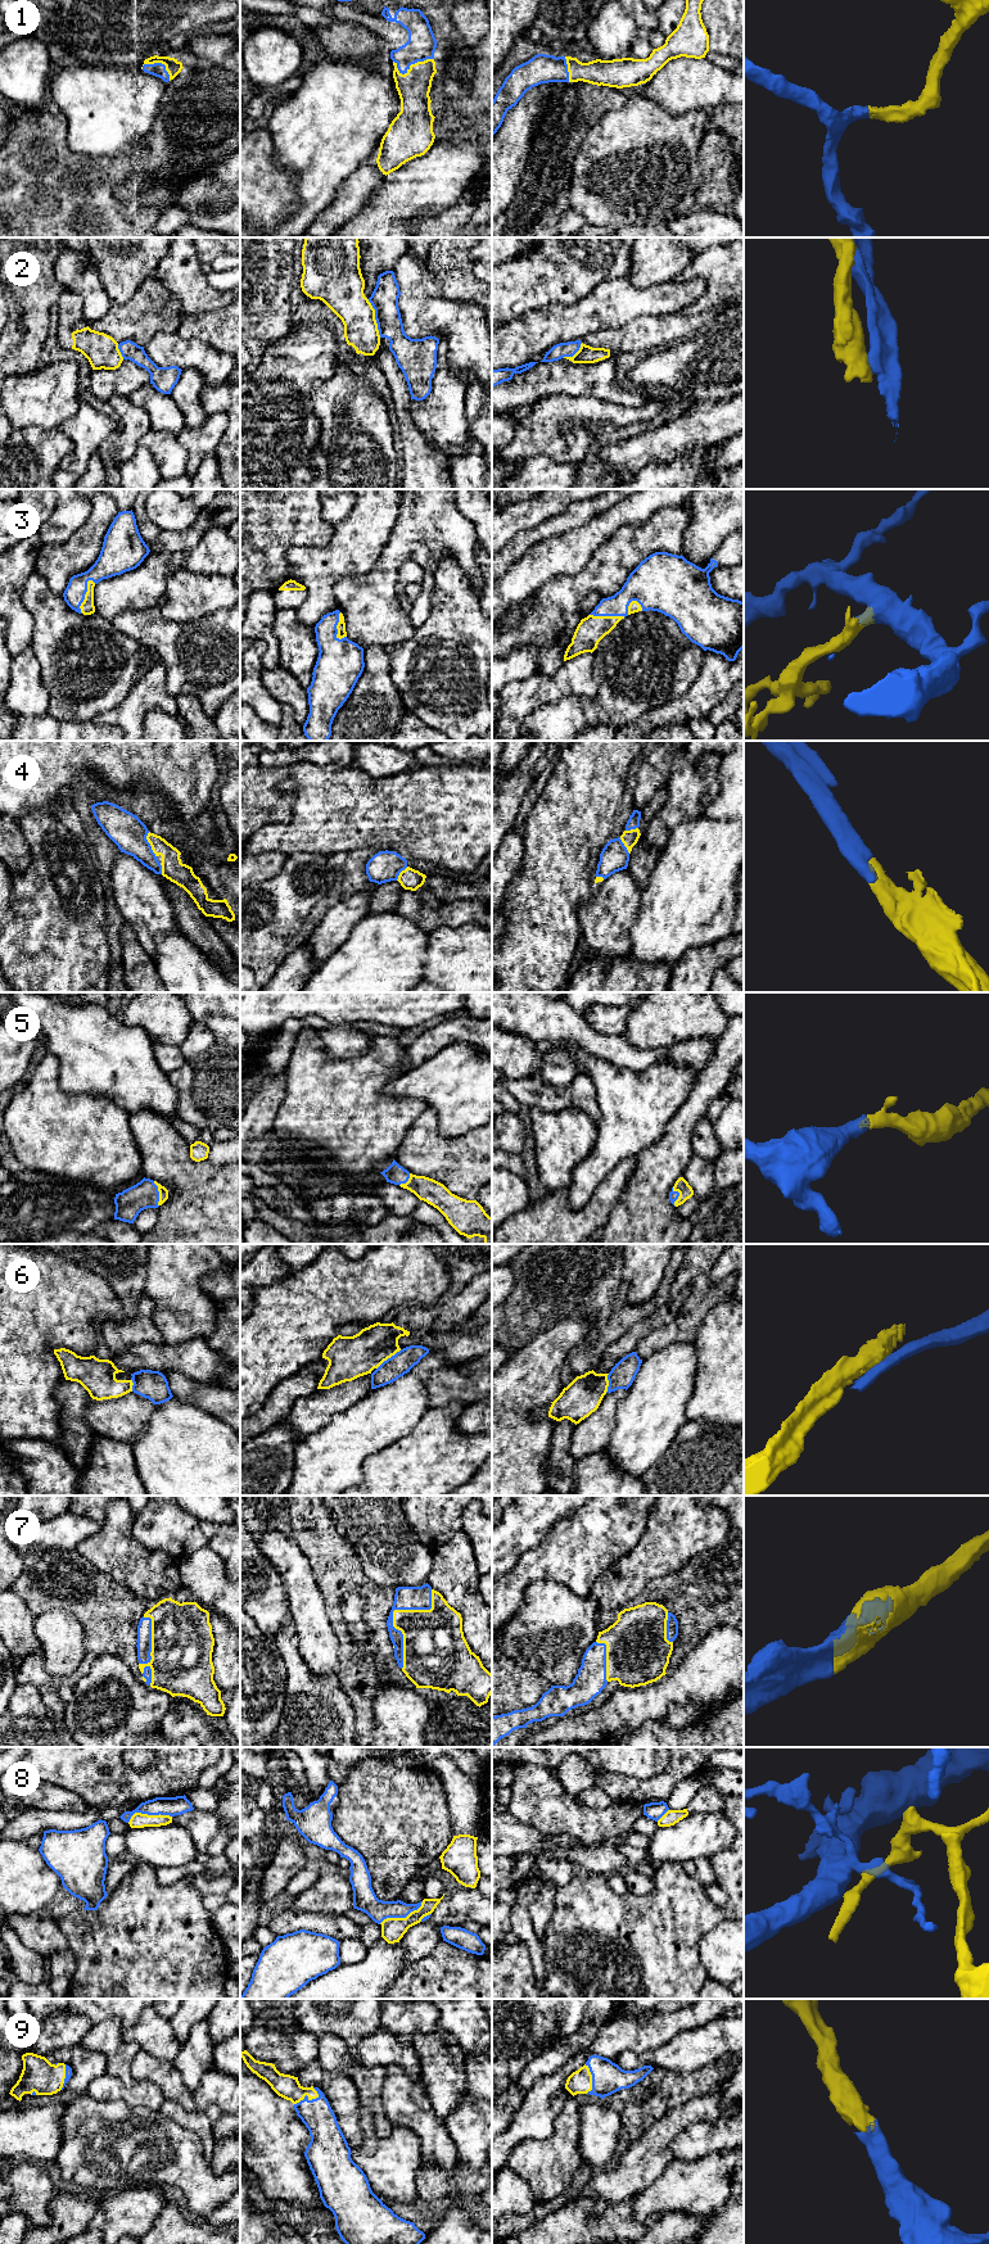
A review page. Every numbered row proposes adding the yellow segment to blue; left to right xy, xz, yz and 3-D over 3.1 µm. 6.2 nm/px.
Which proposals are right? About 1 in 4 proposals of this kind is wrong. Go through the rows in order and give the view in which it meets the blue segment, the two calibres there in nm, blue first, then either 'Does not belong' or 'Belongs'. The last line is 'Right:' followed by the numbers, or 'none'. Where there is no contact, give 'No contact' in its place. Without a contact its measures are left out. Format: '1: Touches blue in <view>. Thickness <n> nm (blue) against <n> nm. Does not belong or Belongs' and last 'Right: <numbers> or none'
1: Touches blue in xz. Thickness 180 nm (blue) against 200 nm. Belongs
2: Touches blue in xz. Thickness 180 nm (blue) against 240 nm. Does not belong
3: Touches blue in xy. Thickness 150 nm (blue) against 90 nm. Belongs
4: Touches blue in xy. Thickness 220 nm (blue) against 140 nm. Belongs
5: Touches blue in xy. Thickness 170 nm (blue) against 60 nm. Belongs
6: Touches blue in xz. Thickness 140 nm (blue) against 280 nm. Does not belong
7: Touches blue in xz. Thickness 140 nm (blue) against 280 nm. Belongs
8: Touches blue in xy. Thickness 120 nm (blue) against 100 nm. Does not belong
9: Touches blue in xz. Thickness 200 nm (blue) against 150 nm. Belongs
Right: 1, 3, 4, 5, 7, 9

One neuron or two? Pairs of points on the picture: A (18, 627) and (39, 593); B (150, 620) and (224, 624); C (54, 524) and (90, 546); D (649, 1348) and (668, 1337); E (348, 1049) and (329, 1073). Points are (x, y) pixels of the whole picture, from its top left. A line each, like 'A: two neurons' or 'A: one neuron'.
A: two neurons
B: one neuron
C: two neurons
D: one neuron
E: two neurons

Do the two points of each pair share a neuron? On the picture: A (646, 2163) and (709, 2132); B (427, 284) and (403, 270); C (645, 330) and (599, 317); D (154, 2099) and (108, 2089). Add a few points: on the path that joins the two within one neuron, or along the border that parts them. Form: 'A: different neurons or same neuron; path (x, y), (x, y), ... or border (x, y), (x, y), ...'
A: different neurons; border (689, 2126), (671, 2143), (672, 2159)
B: same neuron; path (421, 280), (409, 270)
C: different neurons; border (654, 315), (642, 315), (619, 327), (596, 333)
D: same neuron; path (143, 2094), (120, 2091)

